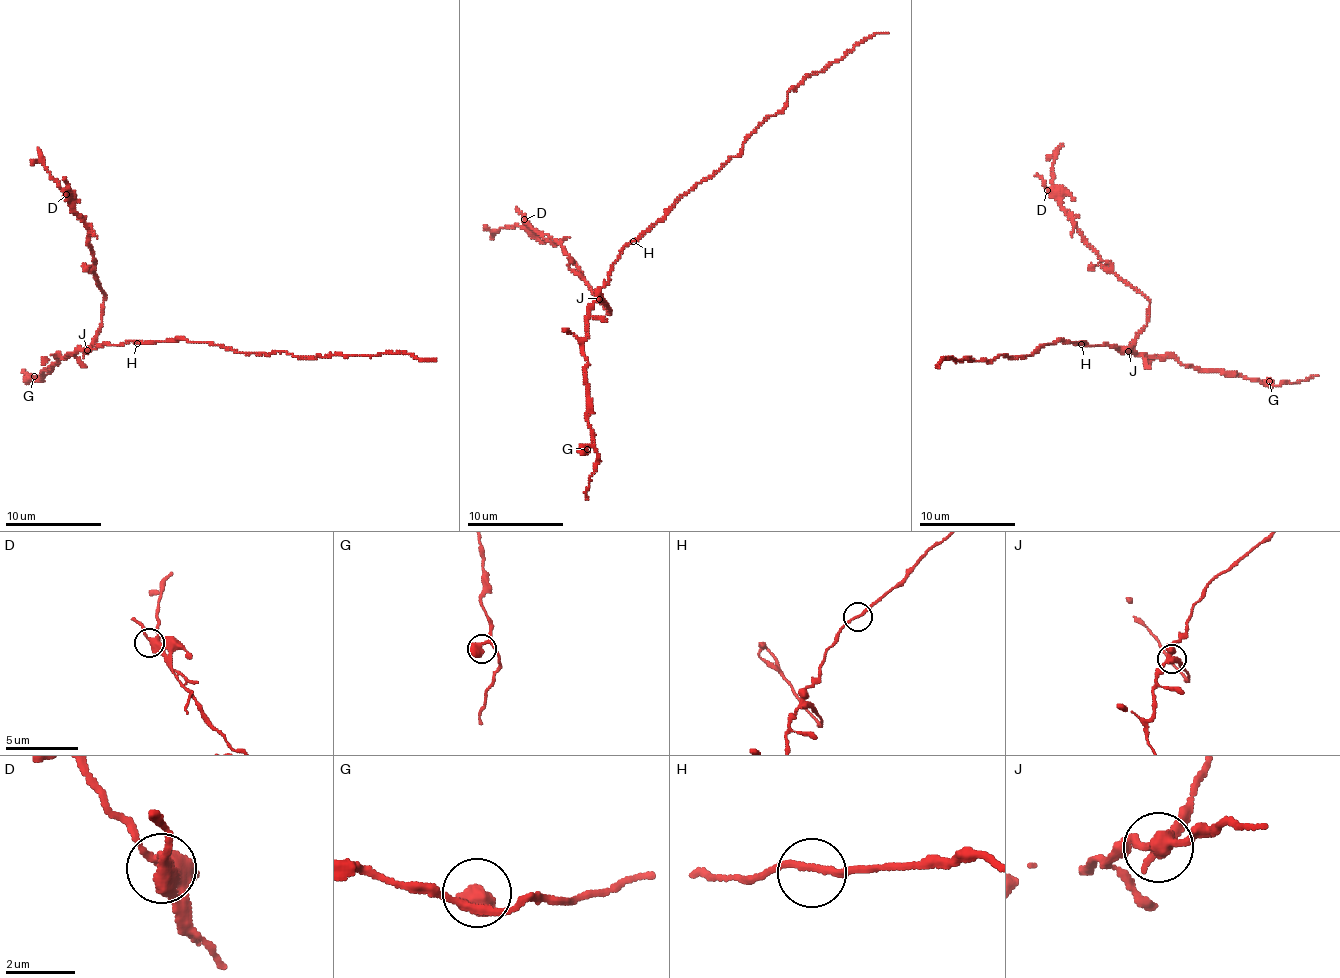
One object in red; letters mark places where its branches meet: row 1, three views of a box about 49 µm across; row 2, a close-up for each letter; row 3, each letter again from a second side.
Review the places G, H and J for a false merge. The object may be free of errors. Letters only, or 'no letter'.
J

